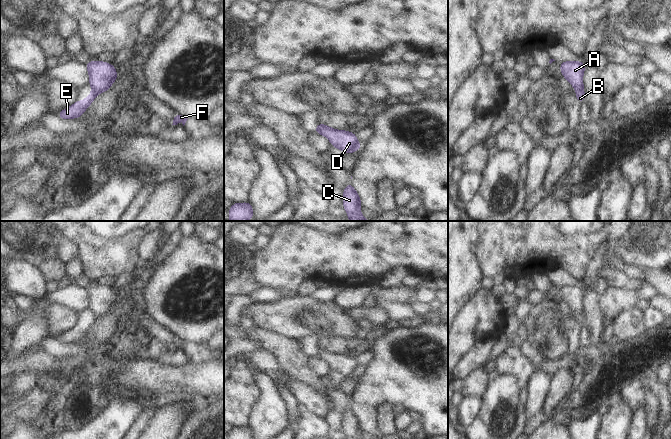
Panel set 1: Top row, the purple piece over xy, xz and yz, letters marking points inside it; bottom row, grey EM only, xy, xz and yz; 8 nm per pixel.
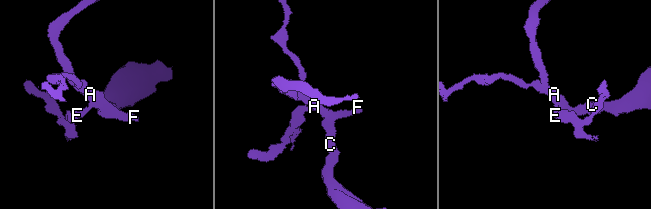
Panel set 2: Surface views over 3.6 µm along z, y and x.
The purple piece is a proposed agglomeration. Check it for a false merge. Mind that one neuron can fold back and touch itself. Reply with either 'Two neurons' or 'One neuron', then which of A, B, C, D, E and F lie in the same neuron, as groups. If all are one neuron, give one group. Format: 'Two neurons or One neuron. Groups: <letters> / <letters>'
Two neurons. Groups: A C D F / B E

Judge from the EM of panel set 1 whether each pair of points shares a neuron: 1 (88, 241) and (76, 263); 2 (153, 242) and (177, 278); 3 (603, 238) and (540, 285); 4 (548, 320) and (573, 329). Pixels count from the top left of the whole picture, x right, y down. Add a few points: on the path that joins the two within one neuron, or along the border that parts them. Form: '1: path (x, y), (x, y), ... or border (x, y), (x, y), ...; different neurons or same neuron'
1: border (78, 257), (82, 263), (83, 274); different neurons
2: path (157, 251), (175, 269); same neuron
3: border (545, 272), (535, 272), (531, 276); different neurons
4: border (564, 316), (564, 330), (568, 349); different neurons

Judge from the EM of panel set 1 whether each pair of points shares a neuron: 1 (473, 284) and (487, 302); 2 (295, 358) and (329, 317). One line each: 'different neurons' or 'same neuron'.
1: different neurons
2: different neurons

